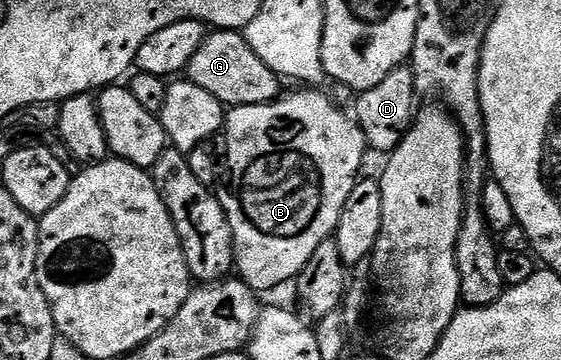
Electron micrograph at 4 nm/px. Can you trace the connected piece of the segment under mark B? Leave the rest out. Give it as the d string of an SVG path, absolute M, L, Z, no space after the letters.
M297 88L294 94L282 93L274 102L255 104L254 106L235 106L225 115L223 133L227 140L227 164L225 165L227 173L223 179L223 185L220 187L219 197L223 204L223 212L231 224L236 273L239 275L240 281L247 283L255 292L273 290L276 286L283 285L284 282L292 283L297 274L303 272L307 260L311 260L311 256L315 253L315 248L319 248L319 244L330 241L336 235L339 216L343 216L343 204L347 204L347 196L351 196L351 192L359 180L359 175L362 173L360 170L361 165L365 162L367 147L361 125L357 122L356 117L349 115L348 118L327 95L320 94L321 92L317 88Z

